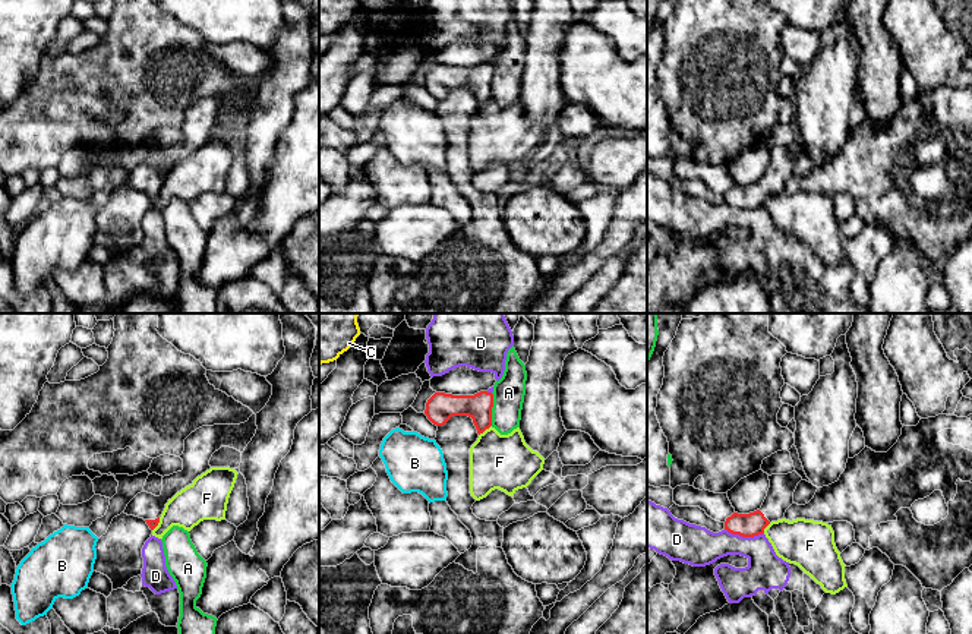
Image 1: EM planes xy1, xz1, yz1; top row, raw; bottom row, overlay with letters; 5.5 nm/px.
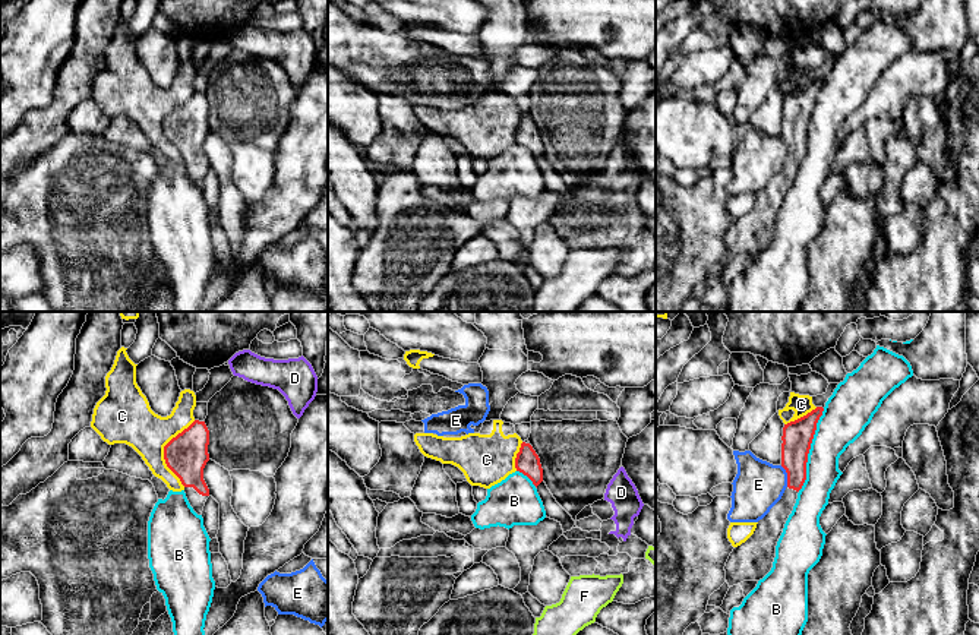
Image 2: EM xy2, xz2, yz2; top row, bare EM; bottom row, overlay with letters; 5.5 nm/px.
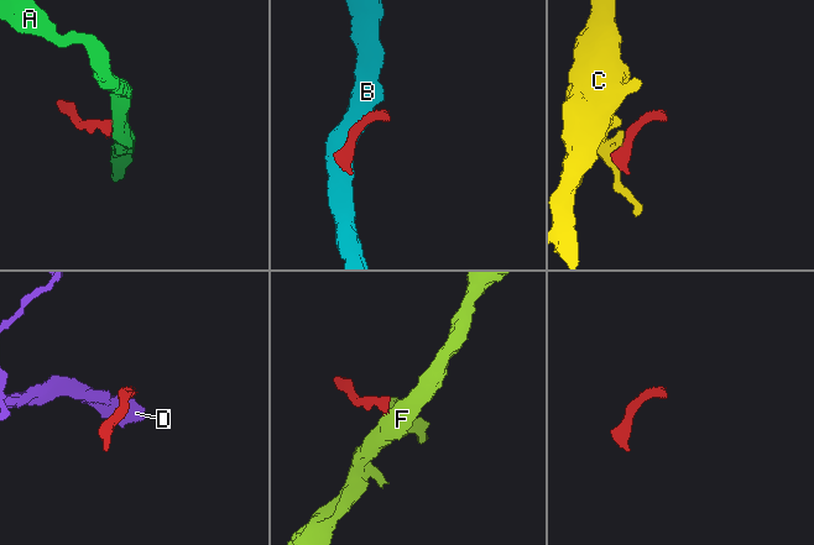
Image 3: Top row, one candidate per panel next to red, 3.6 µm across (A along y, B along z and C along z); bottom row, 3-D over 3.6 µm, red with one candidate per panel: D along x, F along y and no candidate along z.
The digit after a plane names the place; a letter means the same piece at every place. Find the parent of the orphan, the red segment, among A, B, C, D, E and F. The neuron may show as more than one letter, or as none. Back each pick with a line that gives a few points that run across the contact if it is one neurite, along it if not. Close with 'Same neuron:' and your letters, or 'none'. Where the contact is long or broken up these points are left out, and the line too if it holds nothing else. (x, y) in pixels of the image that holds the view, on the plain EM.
Same neuron: none

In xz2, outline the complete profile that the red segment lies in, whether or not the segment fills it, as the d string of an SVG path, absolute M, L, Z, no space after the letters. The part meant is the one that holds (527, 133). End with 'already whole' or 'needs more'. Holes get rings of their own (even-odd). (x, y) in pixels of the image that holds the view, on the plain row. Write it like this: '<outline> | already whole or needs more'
M521 116L519 124L515 130L515 140L527 148L536 159L543 154L540 130L530 116Z | already whole

